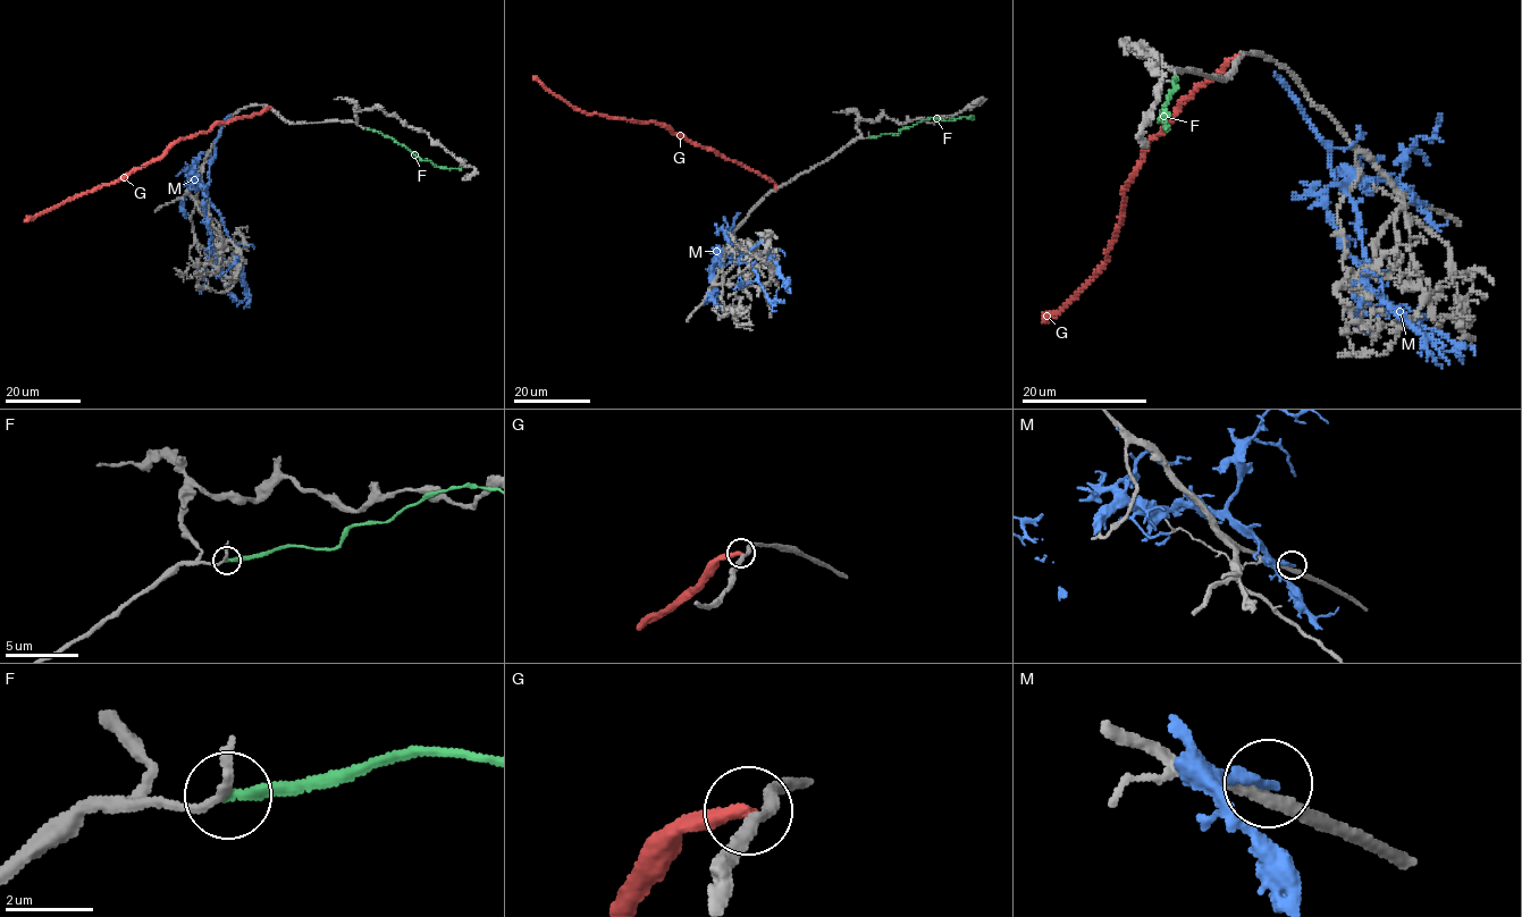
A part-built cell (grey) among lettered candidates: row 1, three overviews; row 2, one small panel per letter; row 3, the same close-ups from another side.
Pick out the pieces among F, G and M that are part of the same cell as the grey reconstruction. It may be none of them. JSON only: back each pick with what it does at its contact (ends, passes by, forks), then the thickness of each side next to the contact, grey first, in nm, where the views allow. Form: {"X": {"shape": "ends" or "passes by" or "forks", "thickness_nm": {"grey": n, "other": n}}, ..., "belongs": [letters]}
{"belongs": []}

